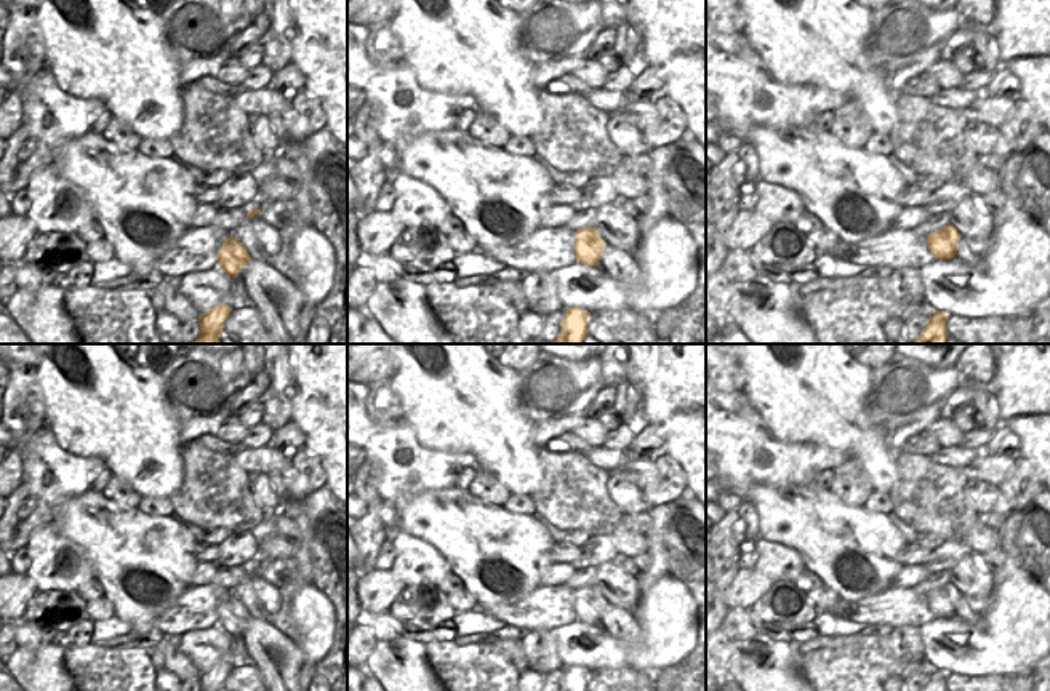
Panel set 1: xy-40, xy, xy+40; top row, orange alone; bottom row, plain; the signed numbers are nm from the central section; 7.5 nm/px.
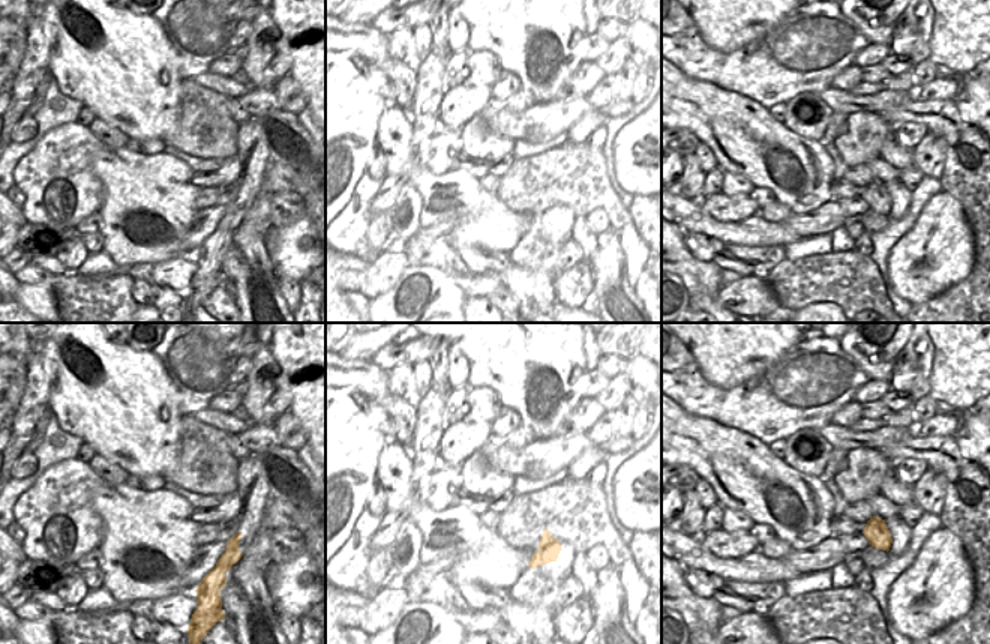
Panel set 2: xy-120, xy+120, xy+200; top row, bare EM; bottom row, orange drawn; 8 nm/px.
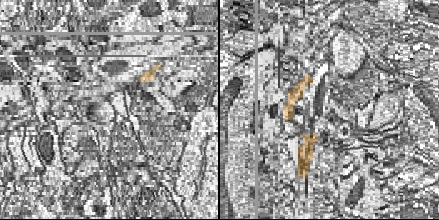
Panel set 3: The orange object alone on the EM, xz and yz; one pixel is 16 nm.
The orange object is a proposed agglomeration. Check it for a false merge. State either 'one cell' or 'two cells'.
two cells

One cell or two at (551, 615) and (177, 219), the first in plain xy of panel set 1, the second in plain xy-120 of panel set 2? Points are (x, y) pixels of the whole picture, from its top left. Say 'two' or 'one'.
two

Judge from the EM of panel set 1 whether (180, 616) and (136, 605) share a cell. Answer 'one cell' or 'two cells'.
two cells

